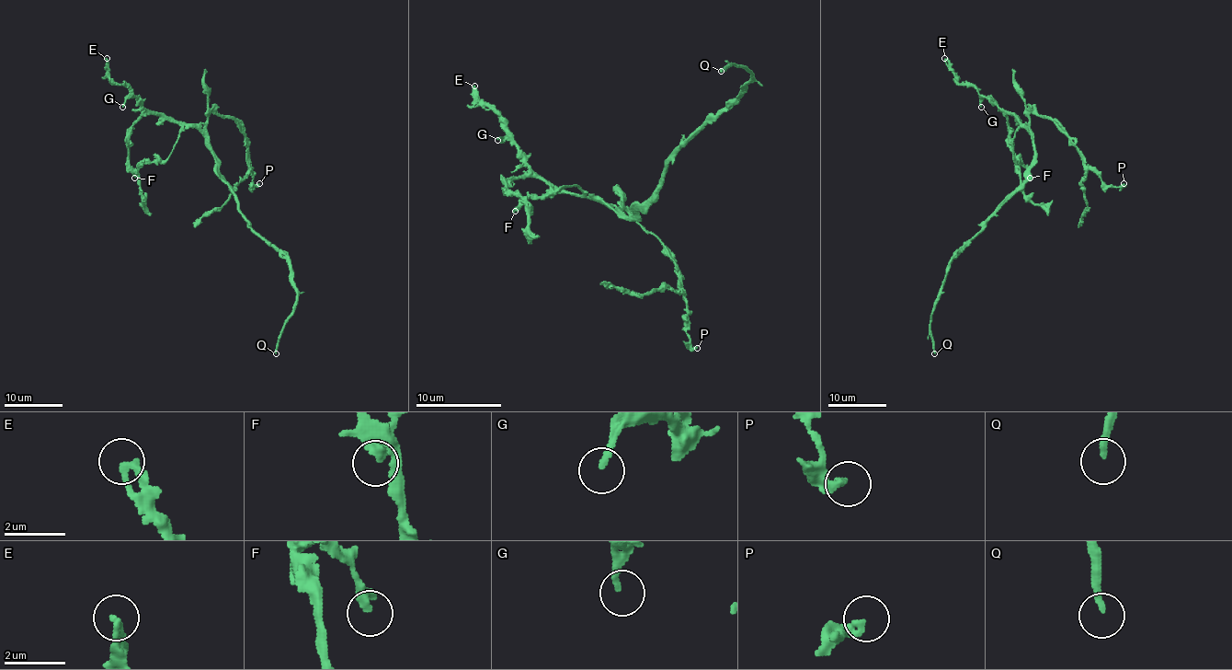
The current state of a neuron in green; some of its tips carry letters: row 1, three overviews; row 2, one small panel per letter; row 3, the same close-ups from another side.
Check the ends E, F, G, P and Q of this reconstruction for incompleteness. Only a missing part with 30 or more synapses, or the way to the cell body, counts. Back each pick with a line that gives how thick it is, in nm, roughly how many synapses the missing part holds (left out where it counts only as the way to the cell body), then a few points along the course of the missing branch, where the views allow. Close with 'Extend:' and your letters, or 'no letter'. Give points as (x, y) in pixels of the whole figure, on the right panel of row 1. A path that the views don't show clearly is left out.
Extend: no letter

